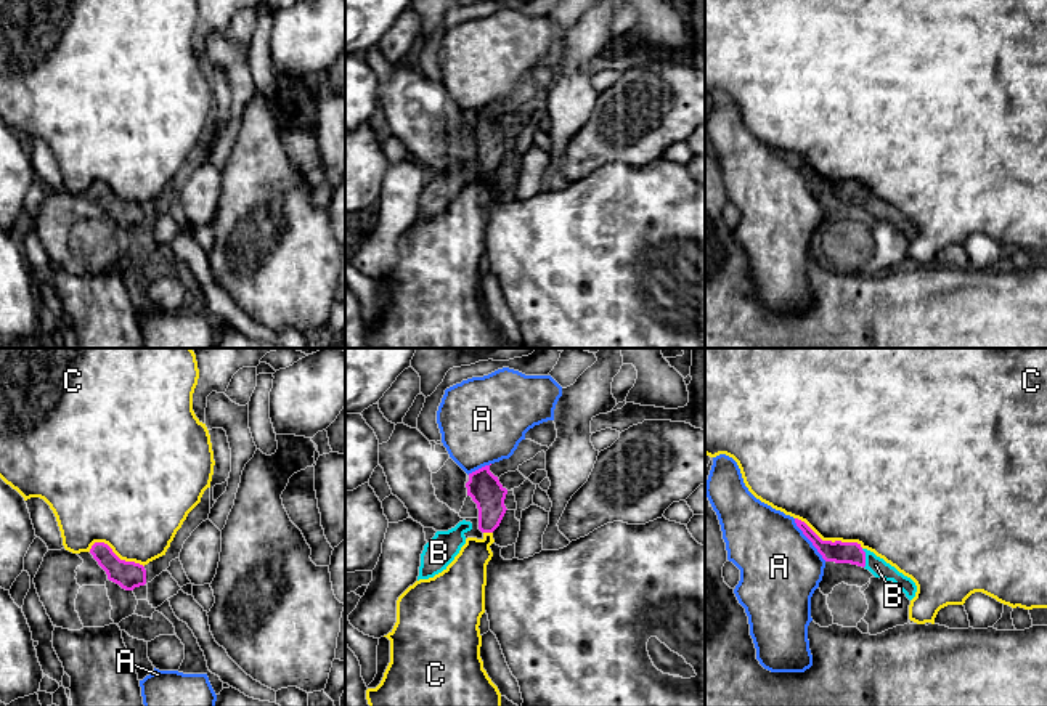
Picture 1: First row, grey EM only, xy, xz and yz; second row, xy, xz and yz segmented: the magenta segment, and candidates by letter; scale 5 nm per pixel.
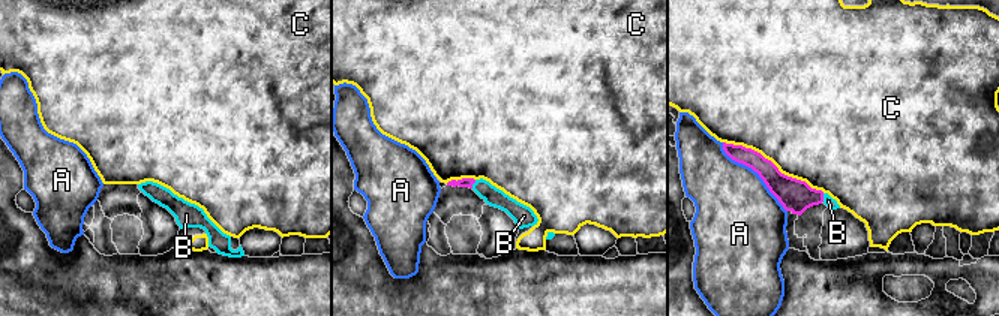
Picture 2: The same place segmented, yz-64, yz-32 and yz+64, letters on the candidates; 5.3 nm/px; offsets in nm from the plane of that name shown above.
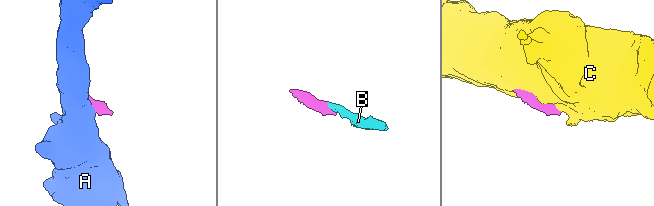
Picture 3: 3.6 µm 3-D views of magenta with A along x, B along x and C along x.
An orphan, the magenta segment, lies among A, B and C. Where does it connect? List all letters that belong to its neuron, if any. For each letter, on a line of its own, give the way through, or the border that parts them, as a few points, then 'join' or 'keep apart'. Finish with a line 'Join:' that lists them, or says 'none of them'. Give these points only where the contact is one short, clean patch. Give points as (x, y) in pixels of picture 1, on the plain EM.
A: keep apart
B: way yz (840, 193), (853, 193), (864, 199), (875, 206); join
C: keep apart
Join: B

